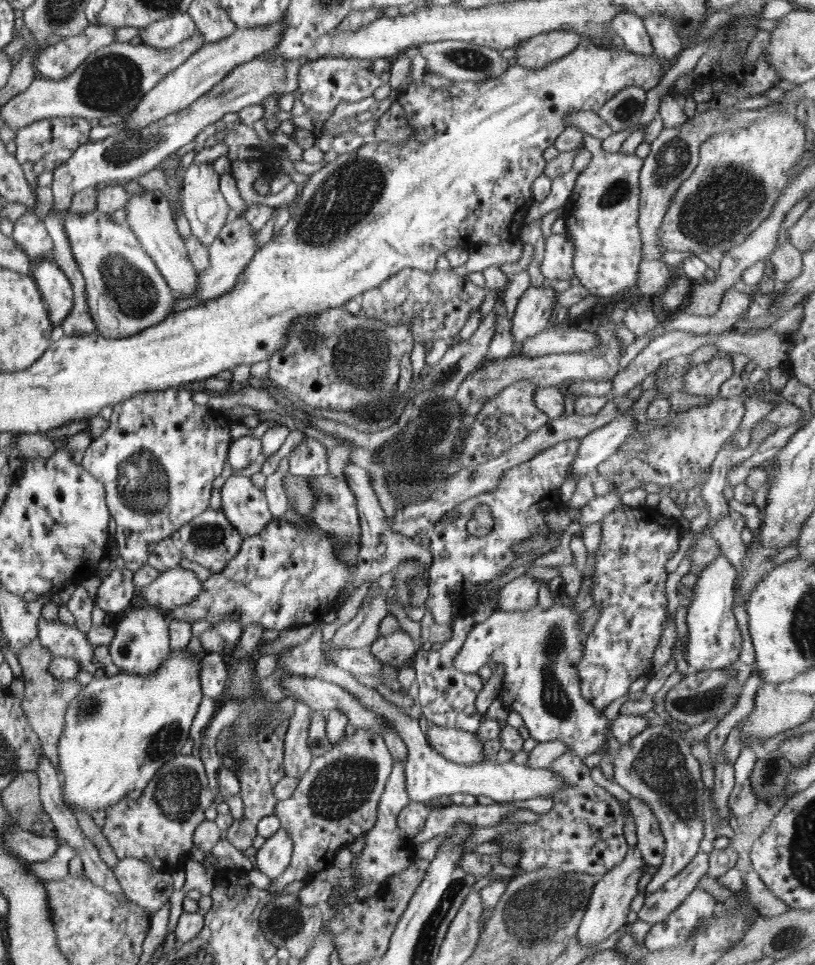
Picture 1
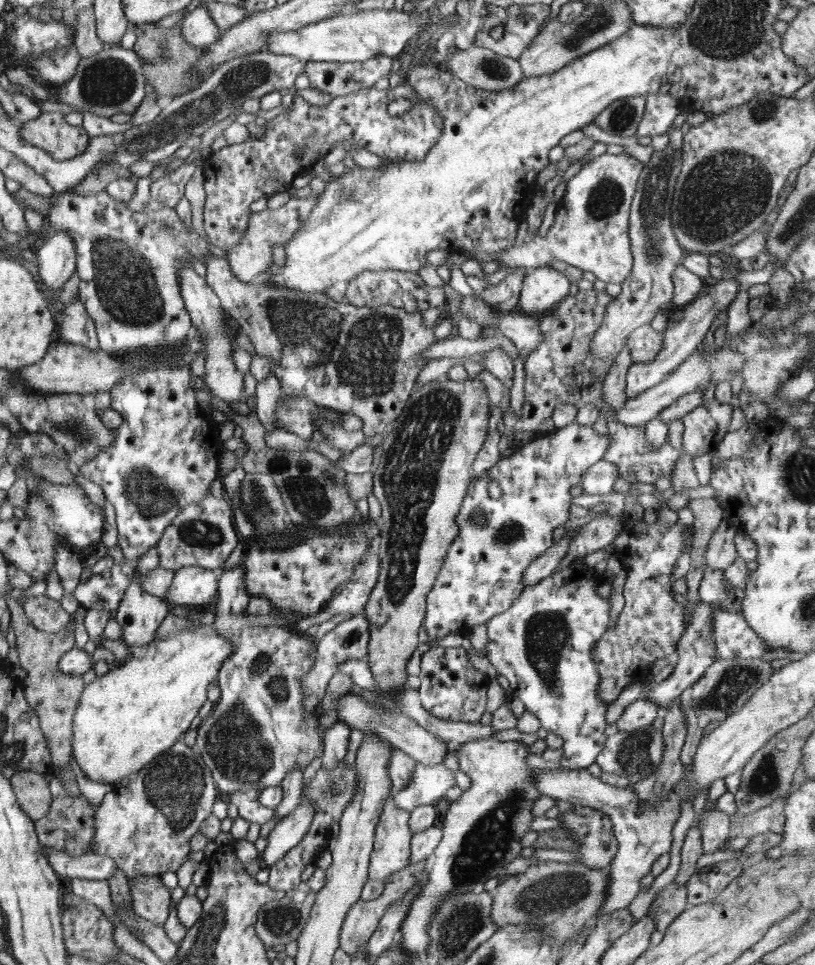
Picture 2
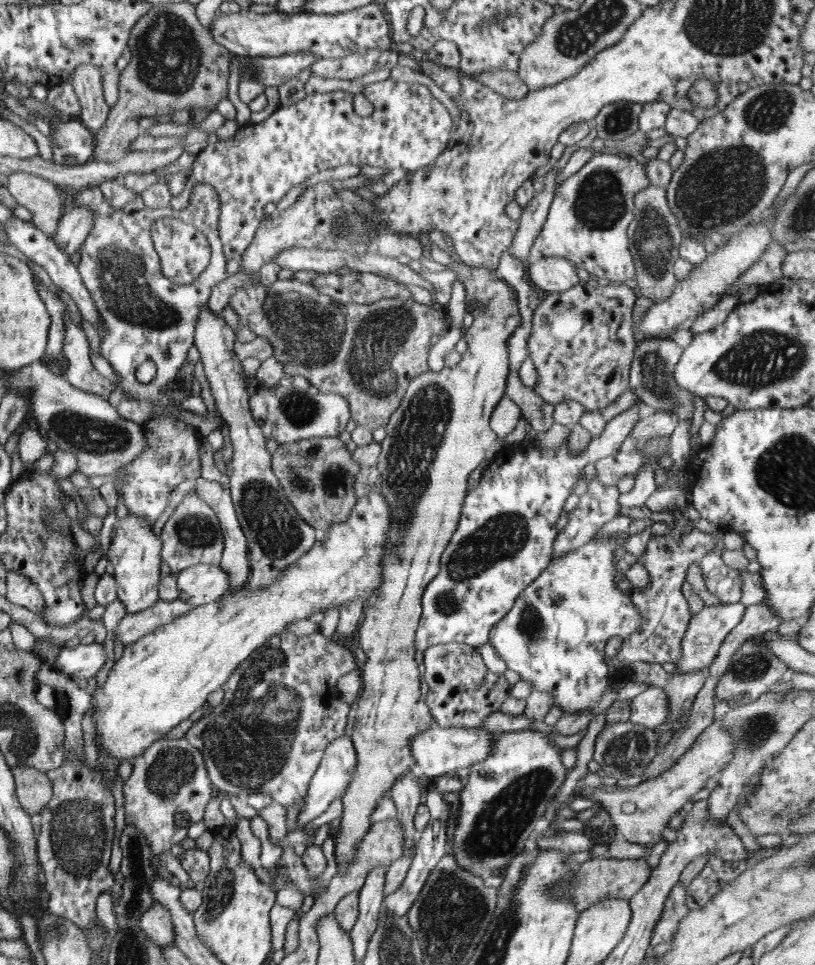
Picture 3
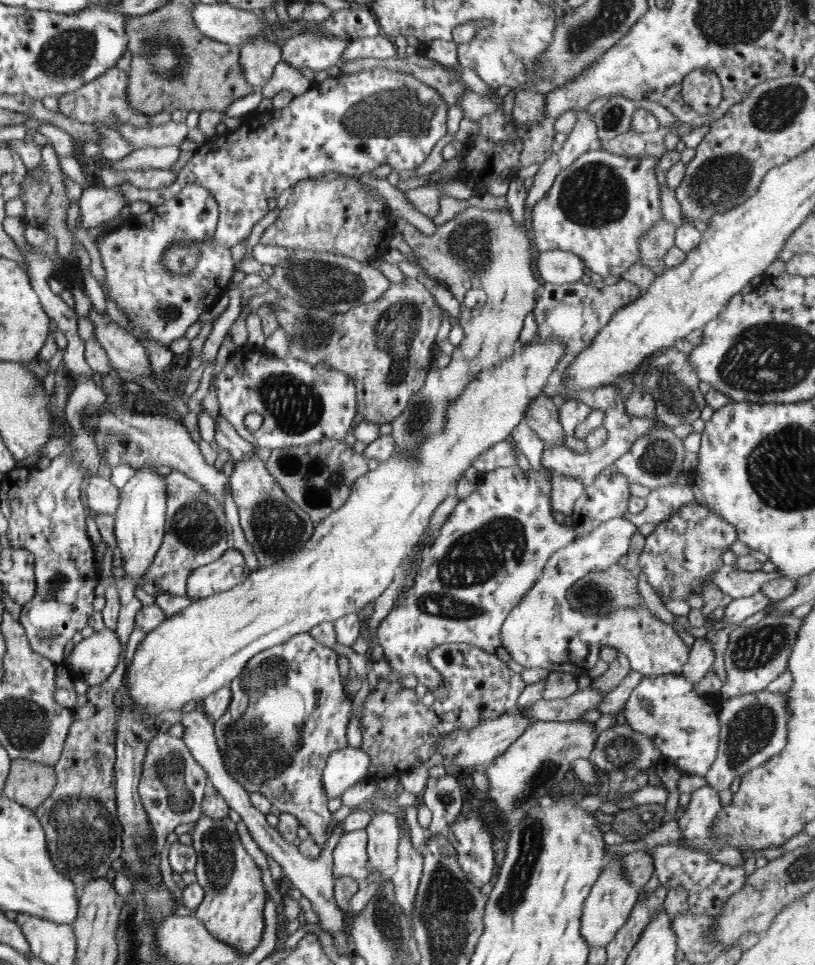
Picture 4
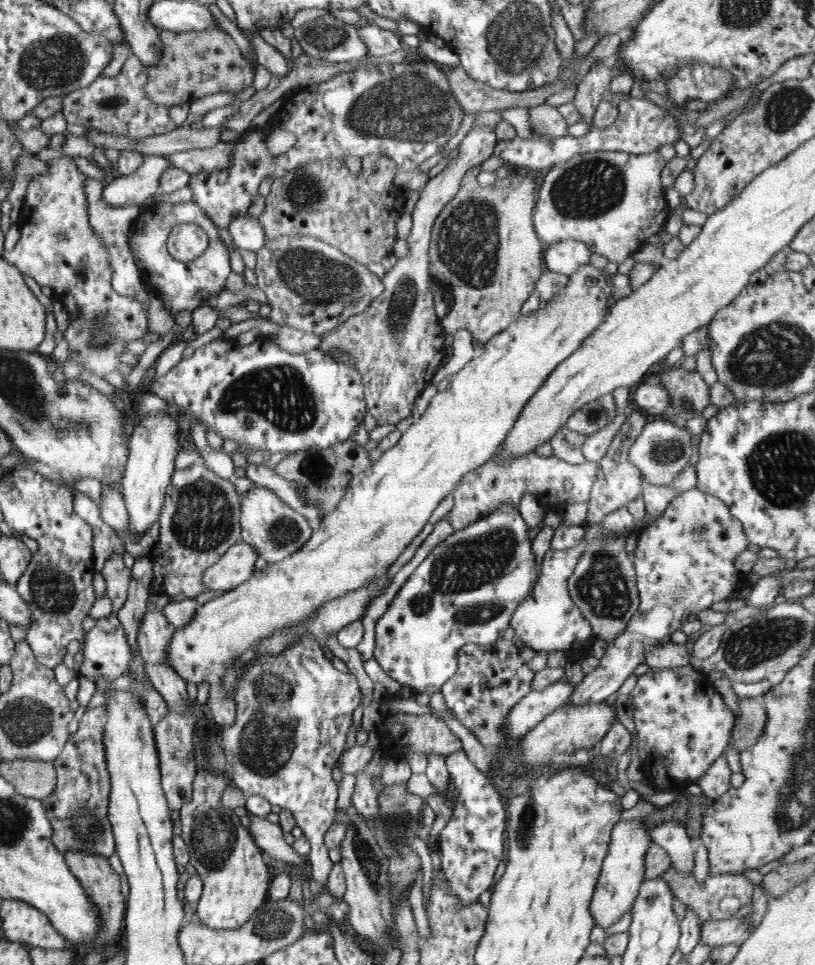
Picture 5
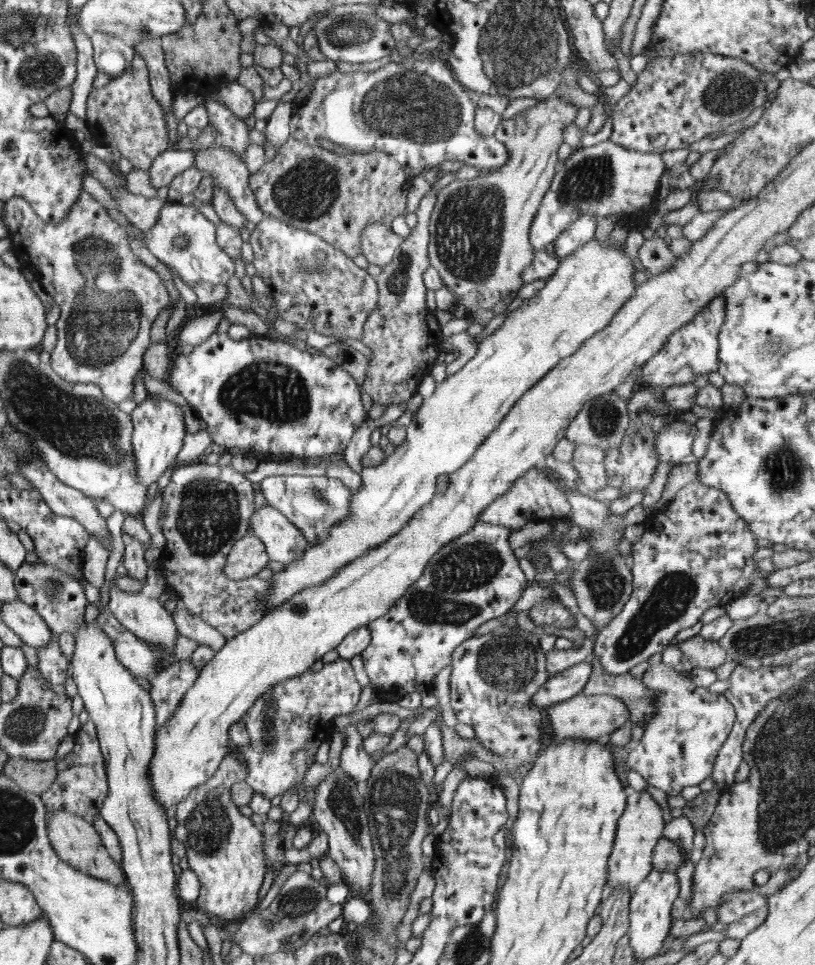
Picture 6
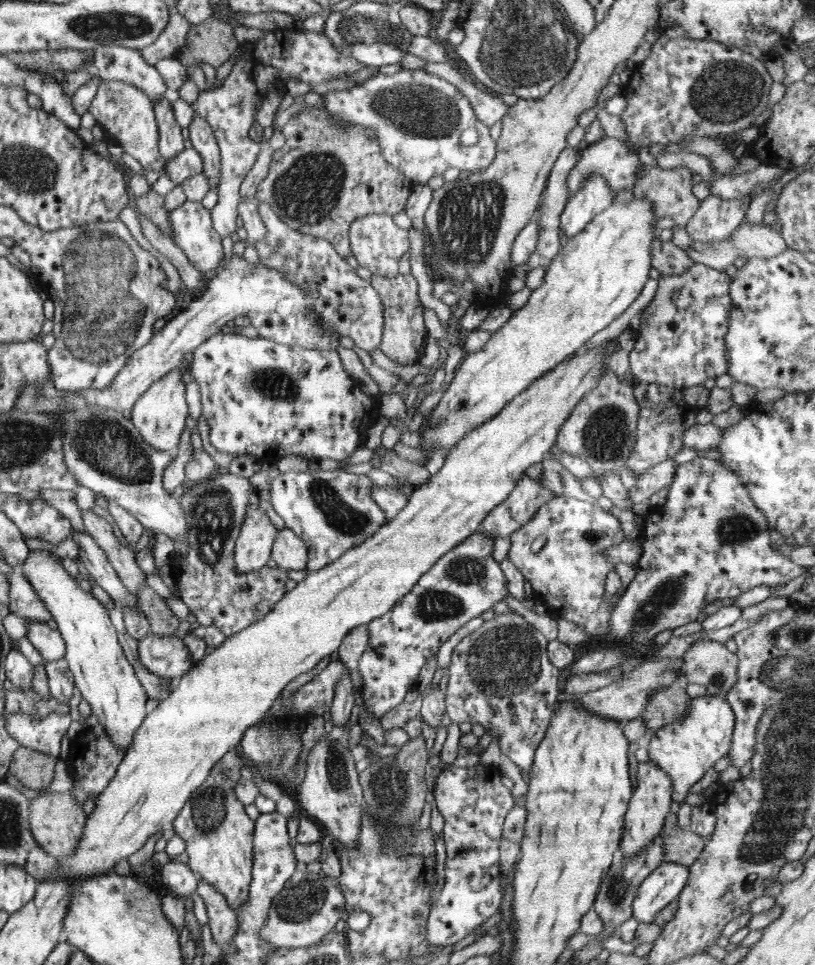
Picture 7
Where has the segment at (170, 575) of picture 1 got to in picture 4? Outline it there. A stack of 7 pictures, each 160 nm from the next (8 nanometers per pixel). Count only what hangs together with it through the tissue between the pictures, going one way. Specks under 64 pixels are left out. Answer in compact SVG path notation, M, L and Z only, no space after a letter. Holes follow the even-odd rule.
M230 547L220 558L194 570L186 581L187 596L193 602L229 591L243 584L251 574L242 552Z

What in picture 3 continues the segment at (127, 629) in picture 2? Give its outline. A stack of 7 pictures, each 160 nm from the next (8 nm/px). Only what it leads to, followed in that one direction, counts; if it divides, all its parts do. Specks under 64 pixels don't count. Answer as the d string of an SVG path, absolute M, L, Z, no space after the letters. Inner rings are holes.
M124 514L120 518L120 526L111 536L107 557L114 565L113 576L116 579L117 598L124 604L126 613L144 610L158 602L161 548L161 538L154 533L153 522L150 519L140 518L134 514Z

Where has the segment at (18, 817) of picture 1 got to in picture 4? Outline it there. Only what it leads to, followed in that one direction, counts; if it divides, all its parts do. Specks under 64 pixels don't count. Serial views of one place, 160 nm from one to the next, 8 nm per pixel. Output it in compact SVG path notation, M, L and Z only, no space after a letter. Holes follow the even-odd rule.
M12 759L4 794L35 810L50 796L56 783L55 767L28 759Z

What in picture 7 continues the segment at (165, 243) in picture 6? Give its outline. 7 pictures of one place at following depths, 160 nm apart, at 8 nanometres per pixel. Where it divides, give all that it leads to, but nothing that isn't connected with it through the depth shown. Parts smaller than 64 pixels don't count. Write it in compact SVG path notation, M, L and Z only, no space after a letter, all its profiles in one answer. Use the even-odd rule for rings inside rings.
M187 199L178 208L169 212L172 228L172 239L180 247L188 260L205 276L214 274L224 262L222 240L214 231L211 211L206 209L201 201Z

